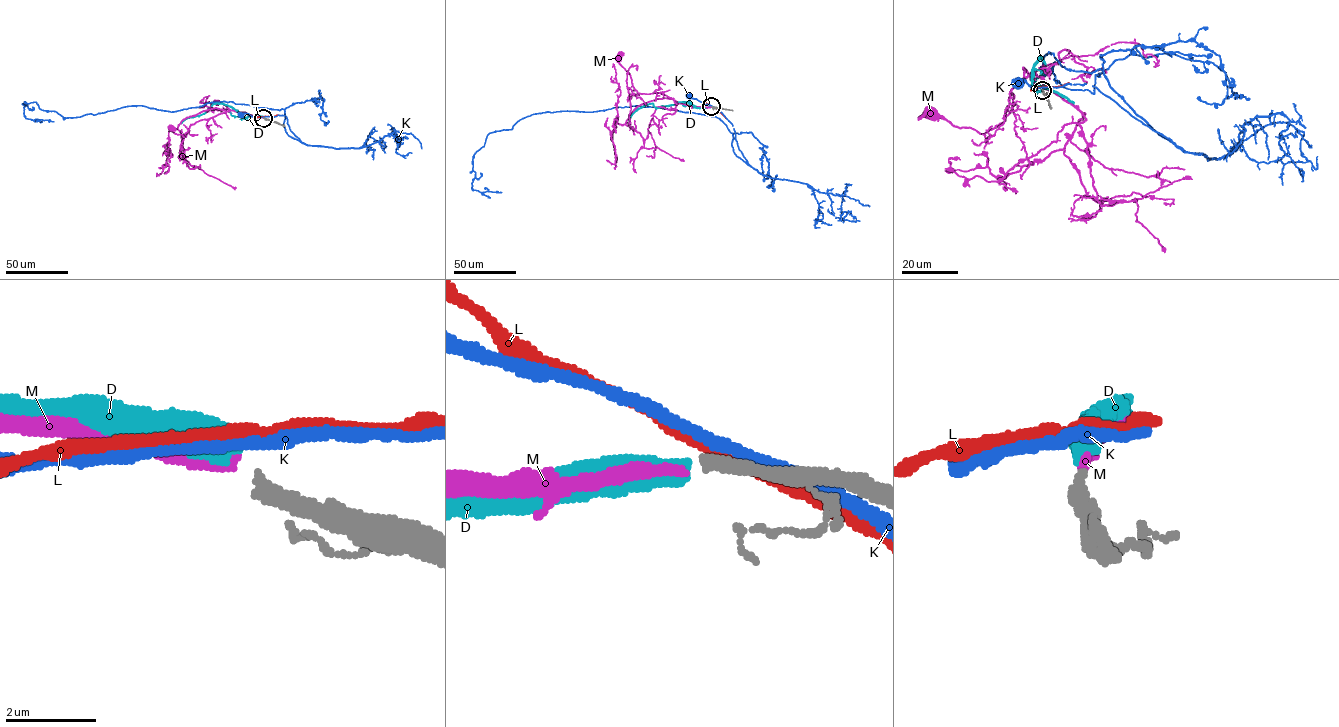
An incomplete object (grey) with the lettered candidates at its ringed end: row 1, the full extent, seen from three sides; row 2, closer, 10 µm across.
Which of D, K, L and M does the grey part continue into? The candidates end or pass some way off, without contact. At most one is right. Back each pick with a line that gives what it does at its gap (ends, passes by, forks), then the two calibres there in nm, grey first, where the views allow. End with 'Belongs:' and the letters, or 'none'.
M: it ends | 320/300 nm
Belongs: M

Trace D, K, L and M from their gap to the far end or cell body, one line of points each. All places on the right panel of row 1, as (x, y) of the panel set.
D: (1042, 89), (1045, 86), (1032, 87), (1032, 68), (1040, 58), (1045, 70), (1035, 80), (1037, 83), (1074, 102)
K: (1041, 87), (1033, 88), (1023, 80), (1018, 81)
L: (1041, 87), (1068, 82)
M: (1043, 89), (1035, 73), (1021, 80), (1011, 90), (1013, 104), (1005, 119), (985, 133), (954, 126), (929, 112)

